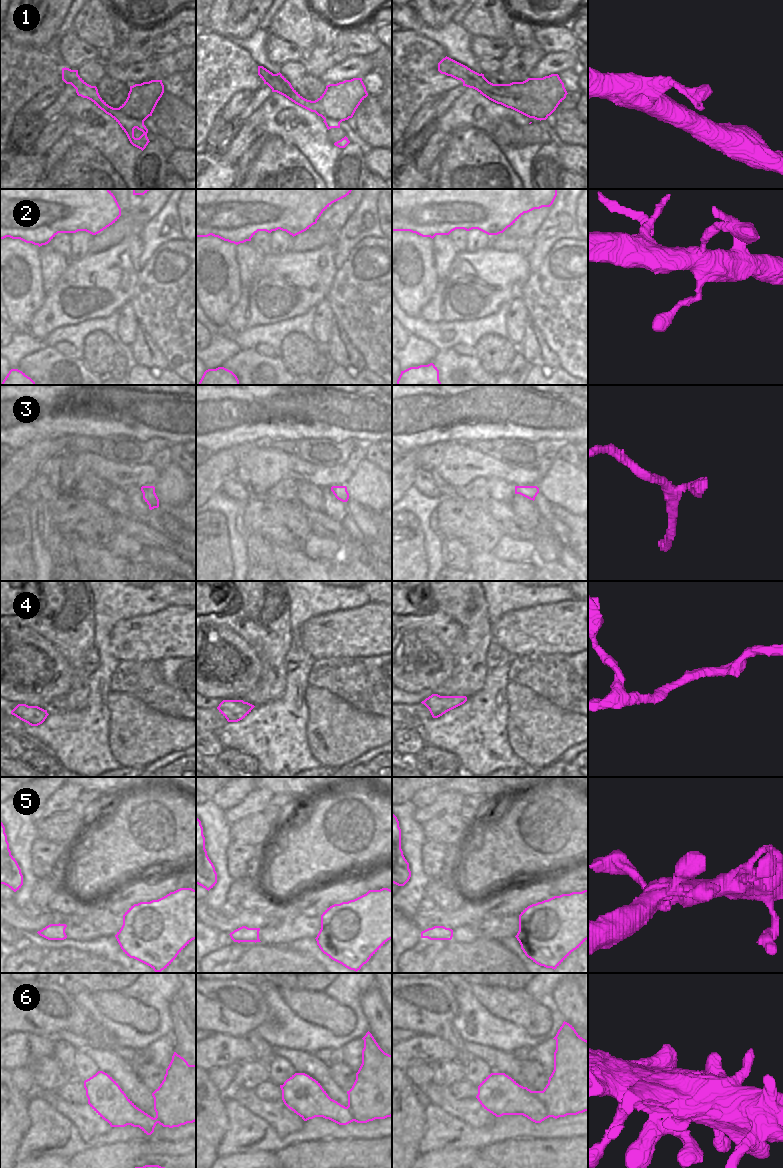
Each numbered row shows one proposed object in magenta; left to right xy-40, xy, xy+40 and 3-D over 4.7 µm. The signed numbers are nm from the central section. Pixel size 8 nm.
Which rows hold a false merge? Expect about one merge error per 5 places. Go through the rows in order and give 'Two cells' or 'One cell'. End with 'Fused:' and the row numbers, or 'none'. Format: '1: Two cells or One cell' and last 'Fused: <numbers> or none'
1: One cell
2: One cell
3: One cell
4: One cell
5: One cell
6: One cell
Fused: none

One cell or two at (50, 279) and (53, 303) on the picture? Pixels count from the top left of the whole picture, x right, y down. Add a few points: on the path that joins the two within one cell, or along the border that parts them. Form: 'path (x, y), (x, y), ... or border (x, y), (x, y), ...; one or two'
border (66, 268), (46, 292); two

